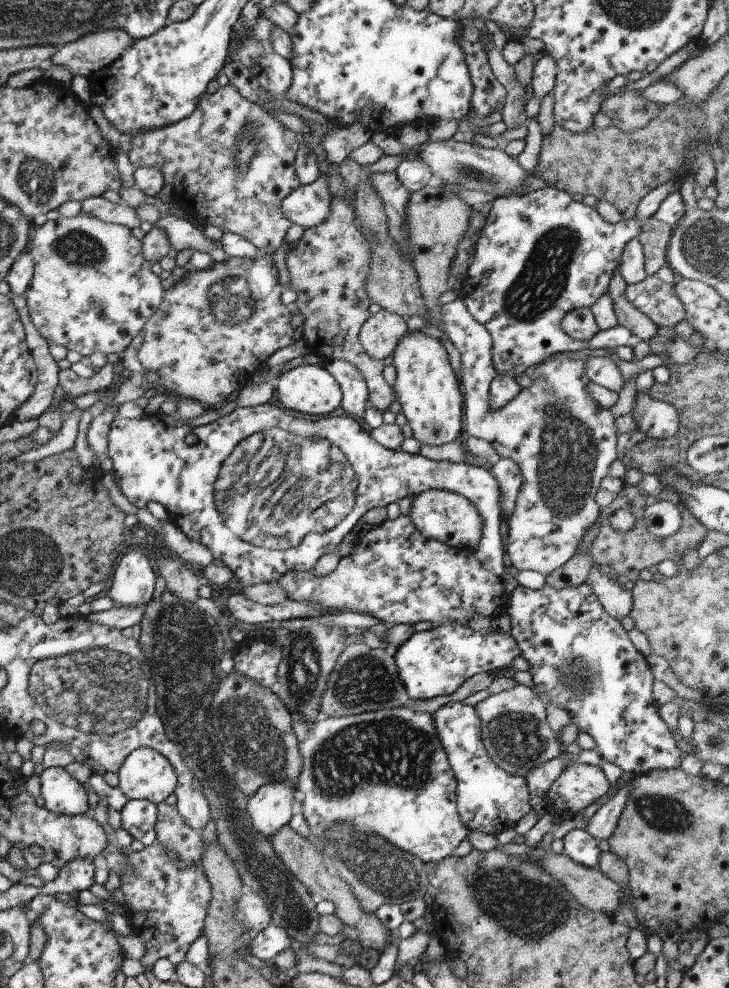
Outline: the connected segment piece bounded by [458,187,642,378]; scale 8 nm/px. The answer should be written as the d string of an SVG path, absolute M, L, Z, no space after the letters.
M543 187L536 191L530 191L524 195L509 195L508 197L497 197L492 202L488 215L484 220L484 225L480 230L479 237L473 245L473 254L466 270L466 276L458 284L460 290L459 297L462 299L463 304L469 311L469 314L479 323L485 327L489 333L492 343L490 344L490 359L492 360L493 373L497 375L508 376L515 378L523 374L528 369L532 369L539 365L547 357L551 357L557 353L573 352L583 348L581 341L569 338L563 332L560 325L560 320L568 313L574 310L581 310L582 308L589 309L590 306L605 293L608 292L608 284L610 283L612 274L618 272L620 263L621 251L627 241L636 237L639 234L639 222L633 219L623 220L618 223L608 223L603 220L593 207L575 202L571 199L571 194L565 191L556 189L555 187Z

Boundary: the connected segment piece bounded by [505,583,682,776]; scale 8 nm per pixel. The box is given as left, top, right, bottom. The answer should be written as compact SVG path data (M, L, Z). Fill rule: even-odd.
M545 583L538 590L528 589L521 585L515 586L513 590L508 593L508 602L506 604L505 613L510 620L509 633L515 640L520 656L525 659L528 664L528 673L532 680L531 690L544 703L549 702L555 707L565 709L573 724L579 731L587 733L594 741L594 751L602 758L603 762L610 762L618 766L623 772L629 772L633 776L642 775L649 771L671 770L679 767L682 759L681 752L677 748L677 744L673 739L670 728L661 720L658 713L658 706L651 695L651 682L653 682L653 675L649 670L646 659L639 653L633 644L629 641L626 631L621 627L621 624L614 617L609 616L607 612L601 607L597 597L591 591L587 583L581 583L579 586L568 586L567 588L556 589Z

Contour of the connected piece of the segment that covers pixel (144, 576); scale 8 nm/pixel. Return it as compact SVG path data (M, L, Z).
M131 550L119 560L106 595L115 608L143 607L152 598L155 579L143 550Z

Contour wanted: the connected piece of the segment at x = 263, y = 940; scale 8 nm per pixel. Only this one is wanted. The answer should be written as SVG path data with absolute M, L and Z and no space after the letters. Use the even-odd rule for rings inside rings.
M270 923L261 932L252 936L246 952L269 965L272 958L279 951L290 948L290 944L291 938L280 928Z

